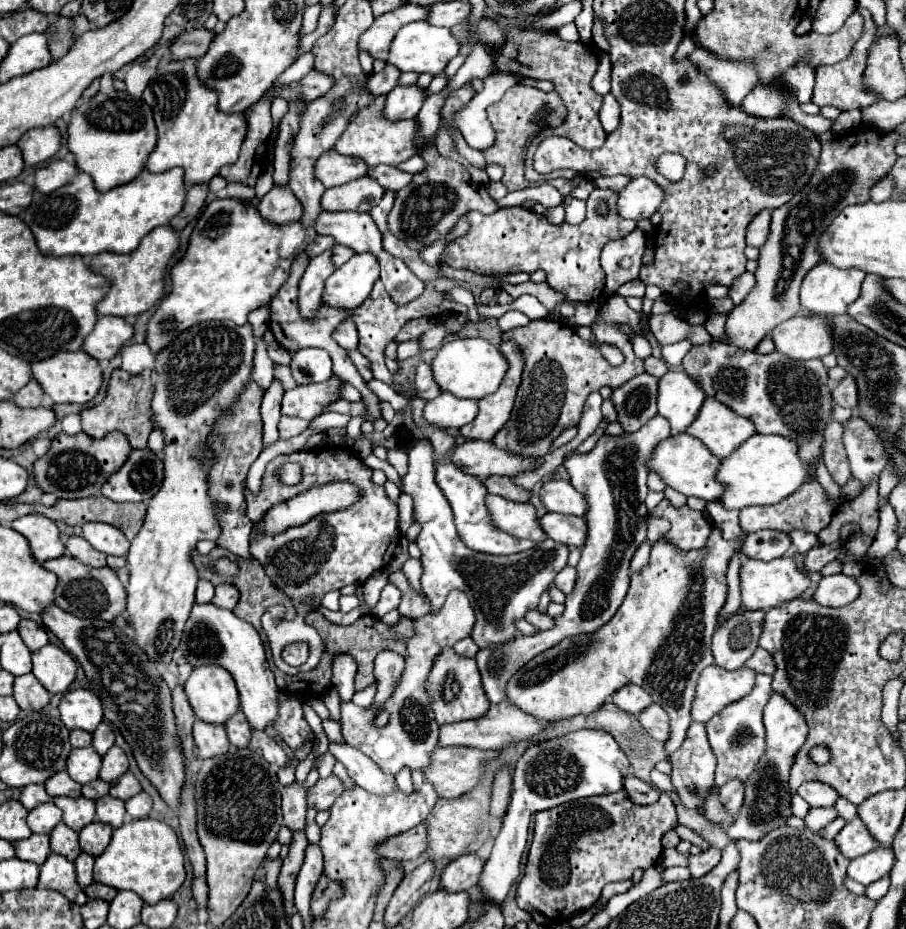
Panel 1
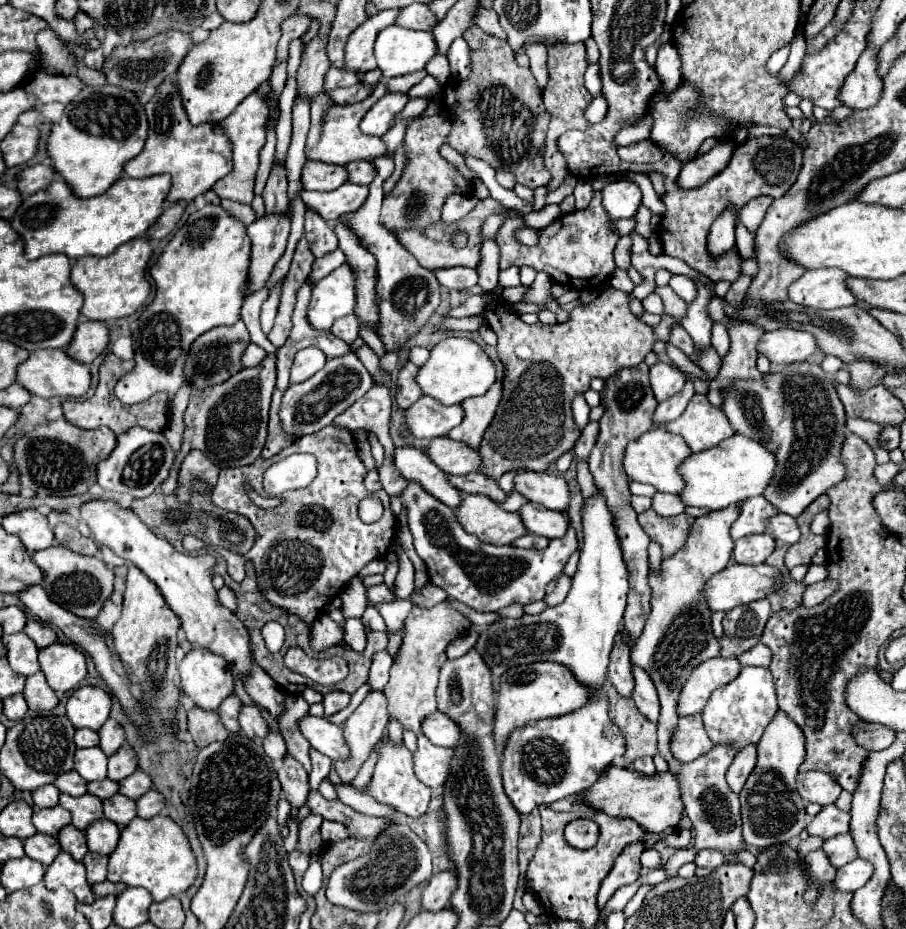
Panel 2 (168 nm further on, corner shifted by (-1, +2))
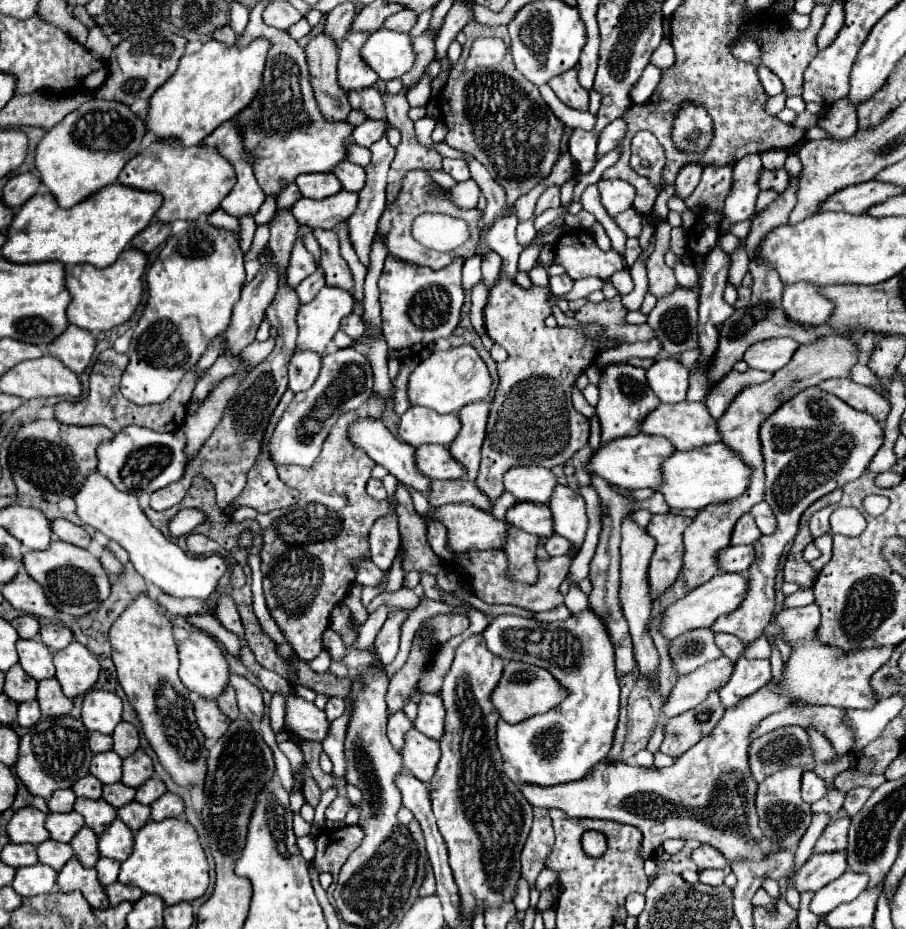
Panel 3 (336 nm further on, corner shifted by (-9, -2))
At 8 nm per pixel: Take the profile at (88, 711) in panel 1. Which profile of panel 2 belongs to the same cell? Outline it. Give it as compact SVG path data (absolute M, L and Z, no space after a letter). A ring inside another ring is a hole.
M81 686L67 702L67 718L75 728L99 730L111 712L111 696L103 688Z

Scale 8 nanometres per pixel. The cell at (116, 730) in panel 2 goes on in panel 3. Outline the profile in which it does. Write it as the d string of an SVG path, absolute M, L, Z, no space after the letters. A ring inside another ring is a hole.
M121 722L113 732L113 742L115 742L113 750L115 752L125 752L125 754L119 754L119 756L127 758L129 754L133 754L139 748L139 732L133 724Z

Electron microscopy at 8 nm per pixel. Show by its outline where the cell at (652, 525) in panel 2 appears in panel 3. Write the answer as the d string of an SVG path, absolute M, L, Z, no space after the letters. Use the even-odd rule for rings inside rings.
M663 514L653 516L647 526L647 532L657 540L657 548L649 566L649 586L653 598L657 598L661 590L669 588L681 572L685 552L683 532L689 524L691 518L687 516Z

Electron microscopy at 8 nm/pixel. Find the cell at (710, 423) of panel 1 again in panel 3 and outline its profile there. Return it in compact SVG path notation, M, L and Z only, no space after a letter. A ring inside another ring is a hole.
M679 402L679 404L659 404L641 424L641 430L645 434L657 434L665 436L673 442L677 450L691 450L691 448L701 448L703 444L715 444L721 442L719 428L715 418L707 412L705 402Z

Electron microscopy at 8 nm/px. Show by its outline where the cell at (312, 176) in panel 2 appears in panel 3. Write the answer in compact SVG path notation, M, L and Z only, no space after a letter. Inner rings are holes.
M333 172L327 174L299 174L295 178L301 194L305 198L313 198L313 200L323 200L327 196L337 194L343 186L339 184L339 180L333 176Z

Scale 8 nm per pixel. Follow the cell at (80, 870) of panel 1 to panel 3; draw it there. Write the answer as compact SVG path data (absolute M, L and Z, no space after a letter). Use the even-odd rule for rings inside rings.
M99 858L95 864L95 870L99 872L99 882L103 886L109 886L113 882L117 882L117 874L119 874L119 862L111 860L111 858Z

